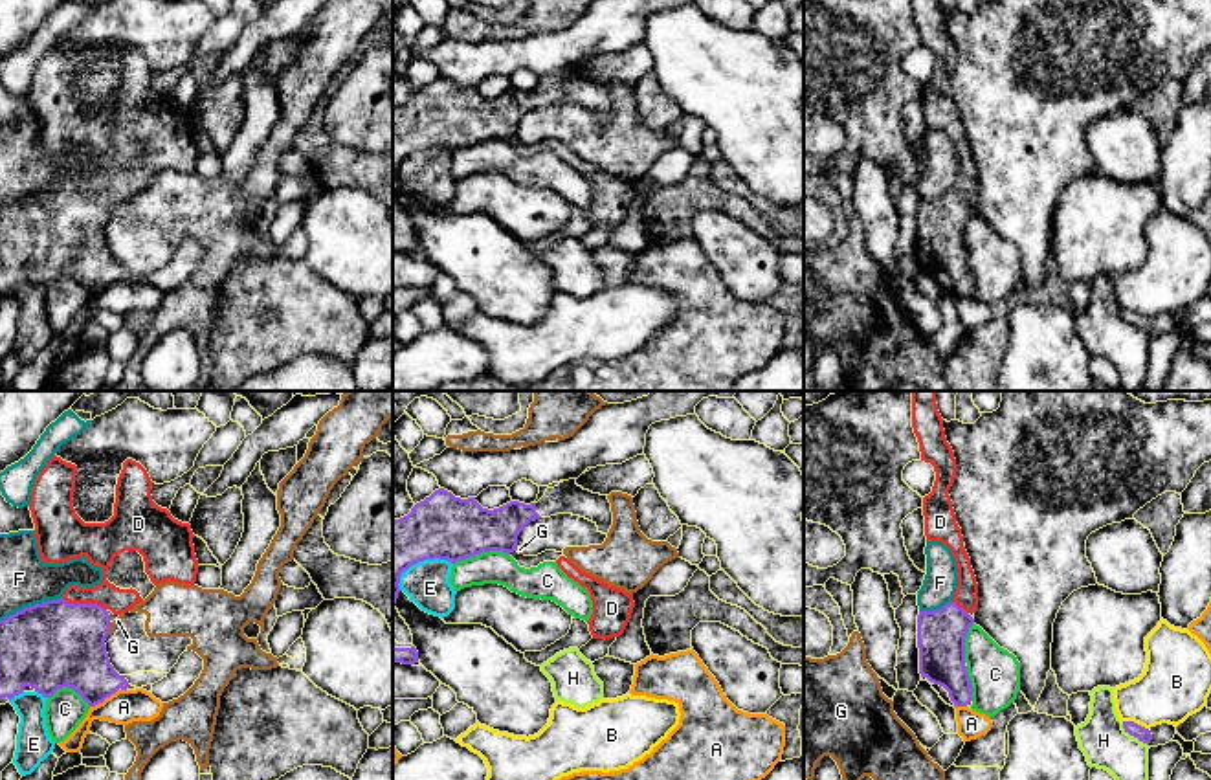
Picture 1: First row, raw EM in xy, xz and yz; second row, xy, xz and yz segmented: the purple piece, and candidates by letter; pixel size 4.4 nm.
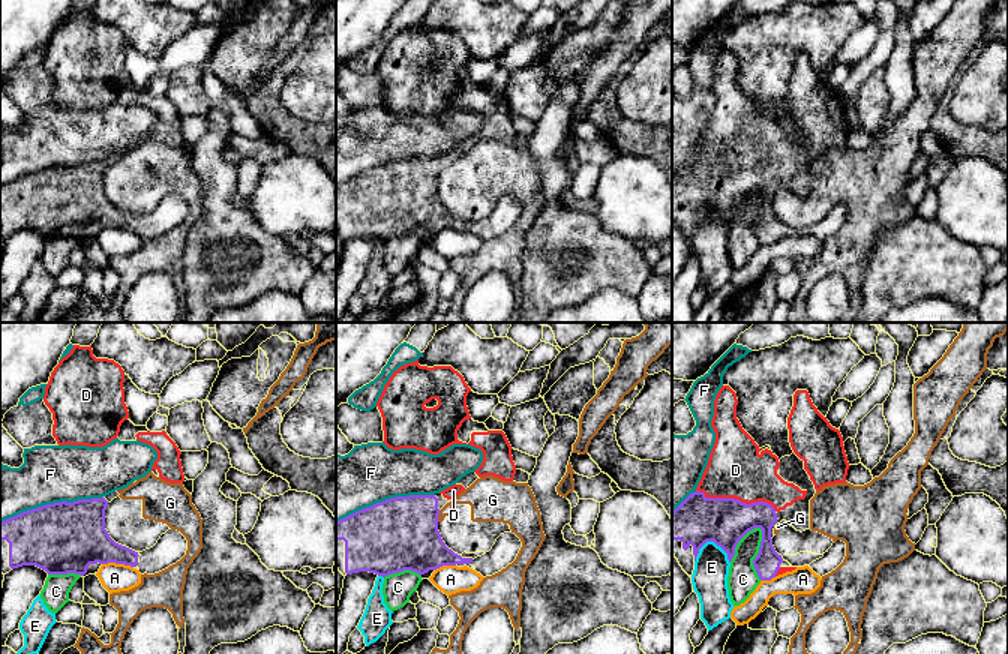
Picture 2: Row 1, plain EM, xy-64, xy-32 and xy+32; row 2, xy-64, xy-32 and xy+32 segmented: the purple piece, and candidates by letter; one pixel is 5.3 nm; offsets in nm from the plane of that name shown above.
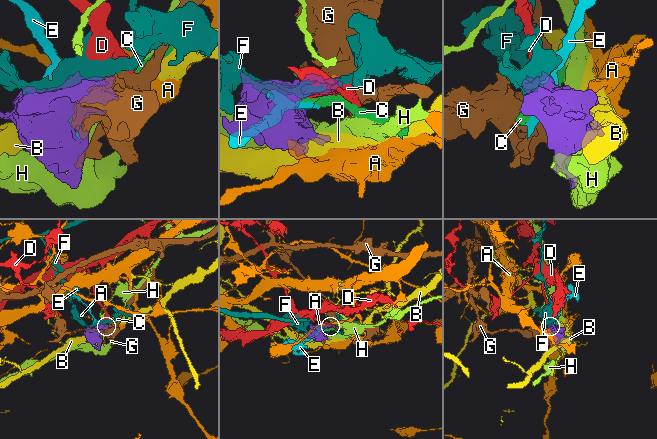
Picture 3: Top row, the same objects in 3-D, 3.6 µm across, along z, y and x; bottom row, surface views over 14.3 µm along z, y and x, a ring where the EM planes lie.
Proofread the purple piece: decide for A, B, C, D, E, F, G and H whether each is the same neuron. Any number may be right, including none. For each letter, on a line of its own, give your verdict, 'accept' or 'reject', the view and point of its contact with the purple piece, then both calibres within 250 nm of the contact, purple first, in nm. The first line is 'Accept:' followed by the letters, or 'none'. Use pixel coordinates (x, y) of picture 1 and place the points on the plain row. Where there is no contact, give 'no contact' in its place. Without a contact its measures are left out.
Accept: D
A: reject | xy (103, 289) | 300/150 nm
B: reject | yz (1136, 312) | 70/300 nm
C: reject | xz (481, 140) | 280/140 nm
D: accept | xy (85, 193) | 380/140 nm
E: reject | xz (419, 149) | 280/200 nm
F: reject | xy (30, 195) | 380/220 nm
G: reject | xy (109, 217) | 380/40 nm
H: reject | yz (1133, 323) | 70/200 nm

